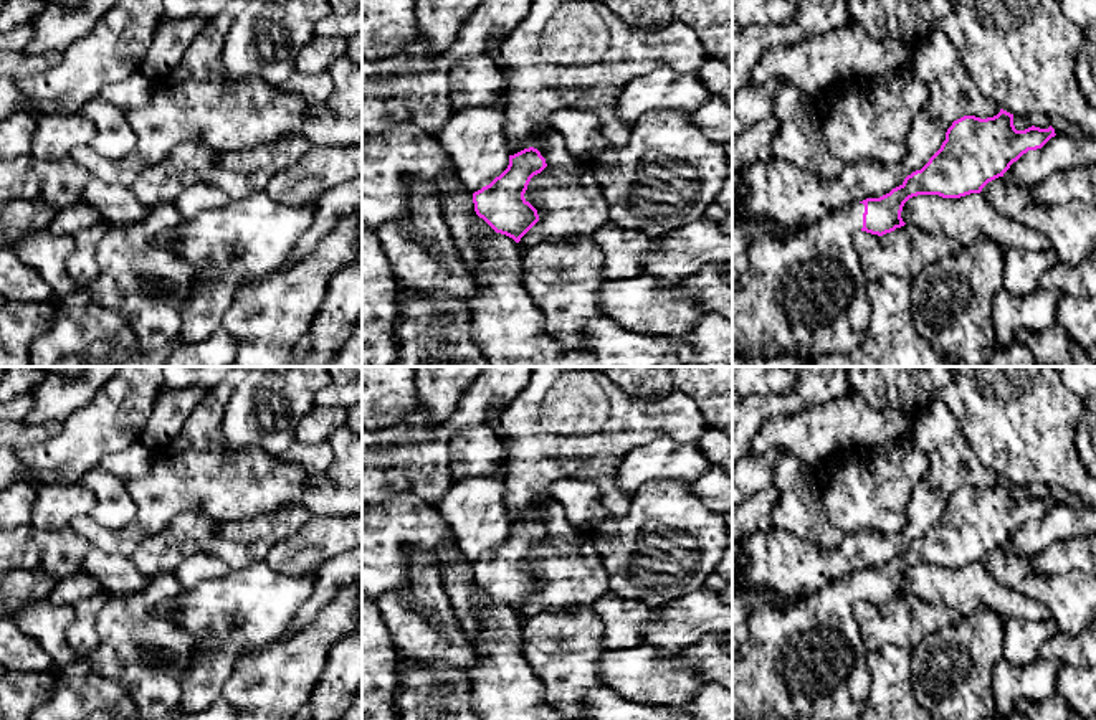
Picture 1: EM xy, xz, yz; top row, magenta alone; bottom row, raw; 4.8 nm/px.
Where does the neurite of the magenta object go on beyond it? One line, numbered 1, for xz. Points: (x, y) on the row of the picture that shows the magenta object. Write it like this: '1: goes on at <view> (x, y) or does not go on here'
1: does not go on here

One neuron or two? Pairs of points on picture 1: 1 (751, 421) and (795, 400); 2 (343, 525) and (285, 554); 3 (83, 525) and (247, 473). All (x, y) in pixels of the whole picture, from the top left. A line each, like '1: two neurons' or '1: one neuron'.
1: one neuron
2: one neuron
3: one neuron

